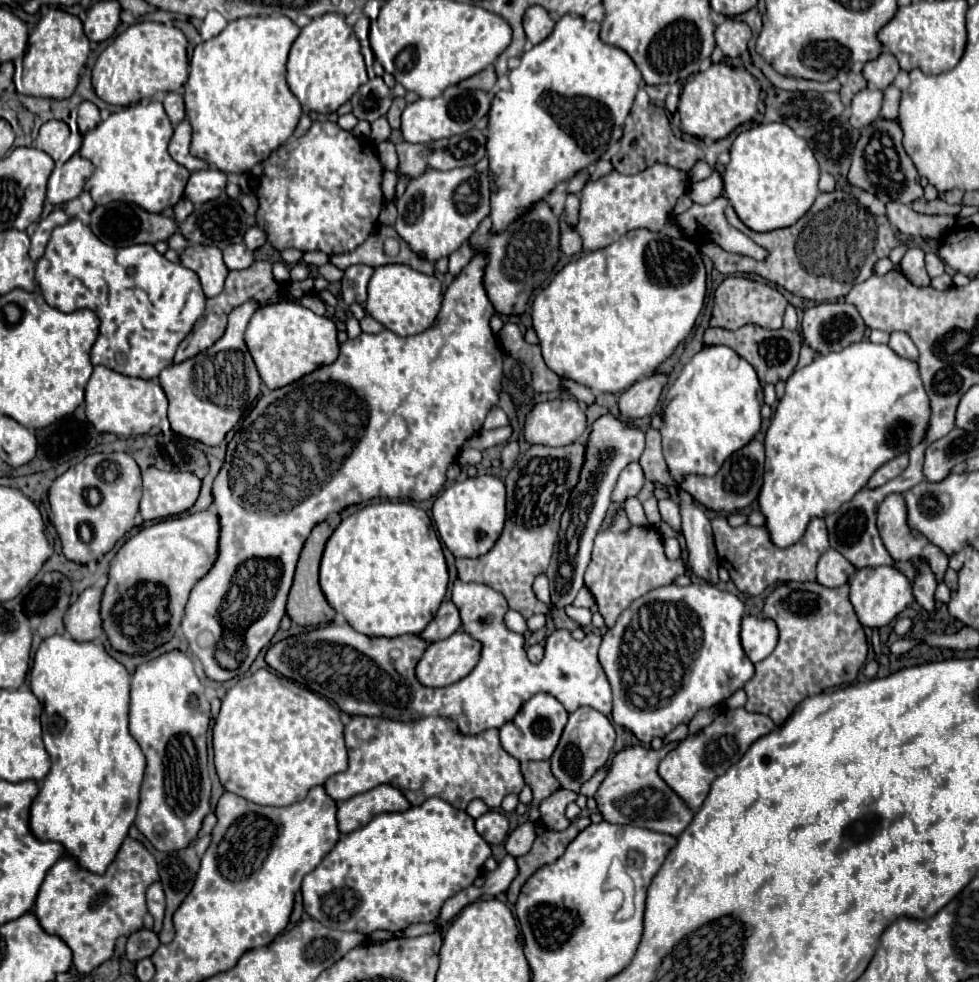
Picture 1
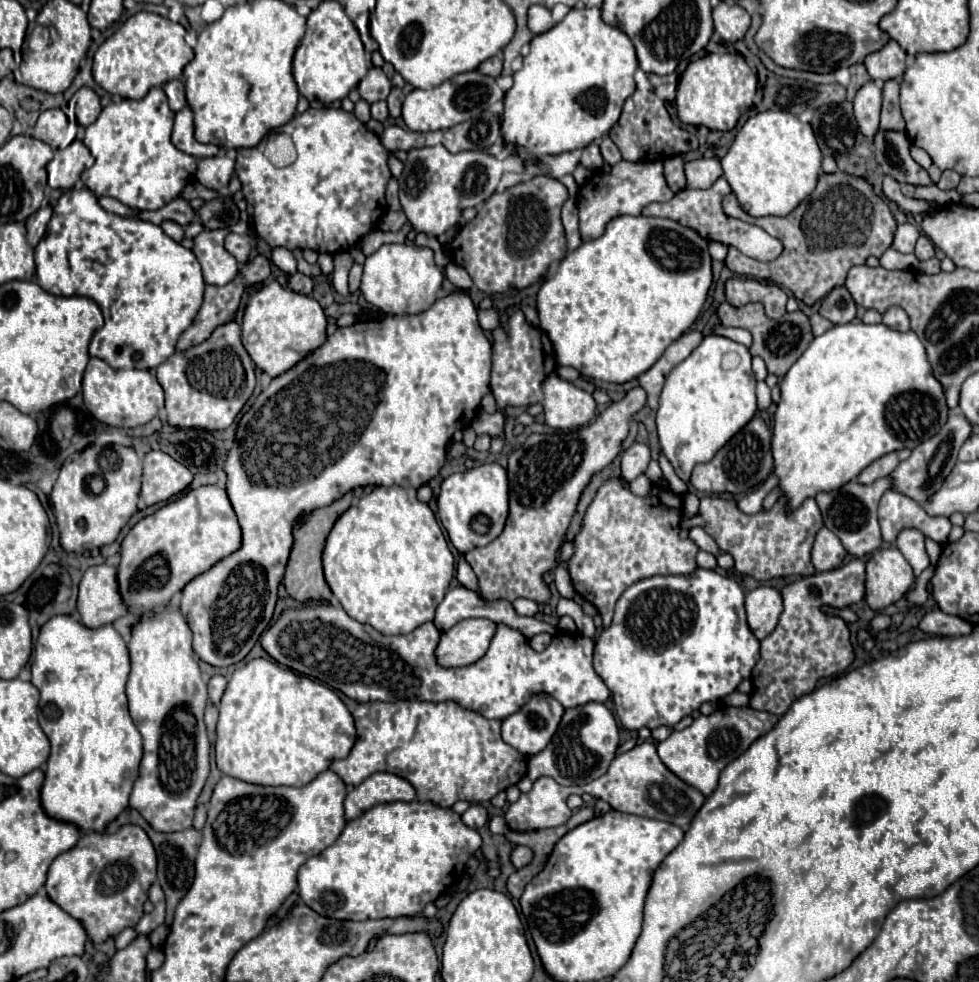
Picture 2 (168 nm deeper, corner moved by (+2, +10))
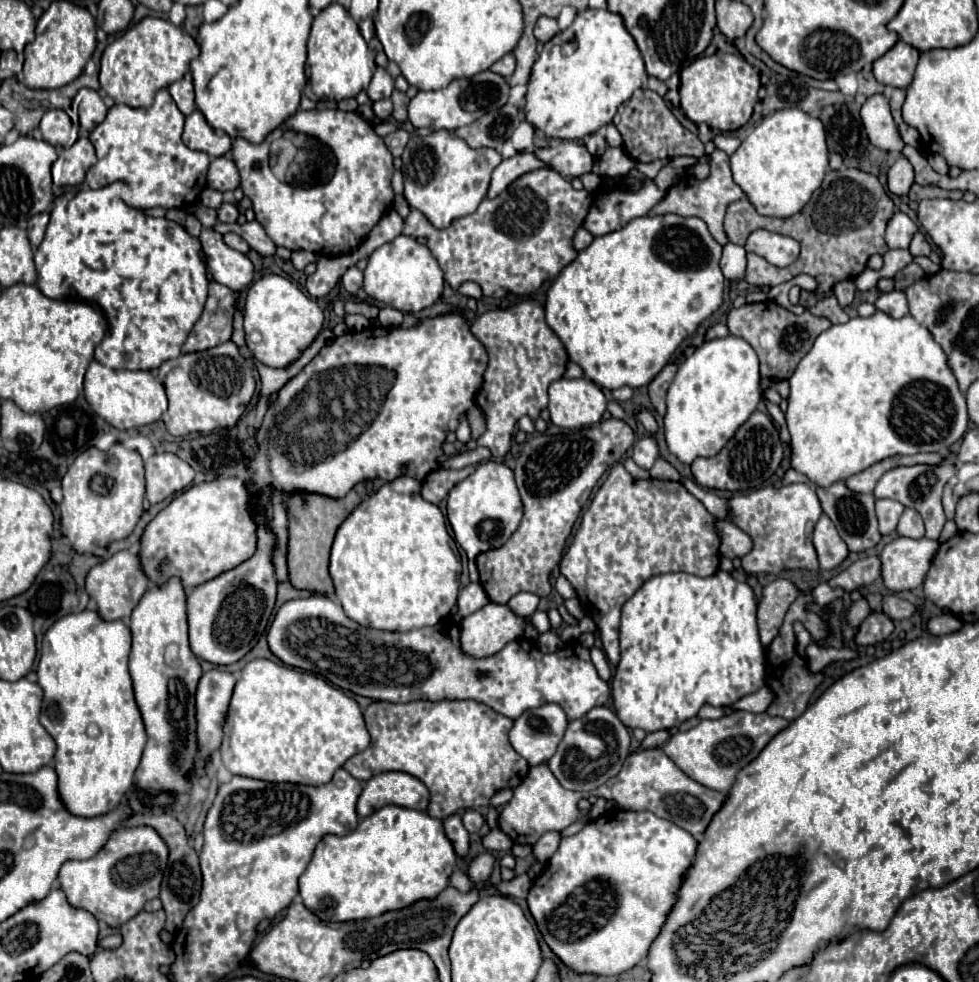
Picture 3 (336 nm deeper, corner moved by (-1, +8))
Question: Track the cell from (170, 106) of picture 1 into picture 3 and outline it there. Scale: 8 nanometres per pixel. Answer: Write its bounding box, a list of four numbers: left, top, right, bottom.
[169,74,195,116]

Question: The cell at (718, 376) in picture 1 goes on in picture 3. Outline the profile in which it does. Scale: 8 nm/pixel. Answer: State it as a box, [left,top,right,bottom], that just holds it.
[665,336,761,464]

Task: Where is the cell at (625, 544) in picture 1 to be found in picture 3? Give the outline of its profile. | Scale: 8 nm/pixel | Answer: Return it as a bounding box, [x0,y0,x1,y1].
[561,464,719,664]

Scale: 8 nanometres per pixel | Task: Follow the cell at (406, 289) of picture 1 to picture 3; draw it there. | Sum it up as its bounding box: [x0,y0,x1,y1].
[363,236,443,314]

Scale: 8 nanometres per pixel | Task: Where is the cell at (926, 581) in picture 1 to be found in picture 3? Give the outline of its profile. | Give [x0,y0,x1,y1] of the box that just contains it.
[897,508,925,540]

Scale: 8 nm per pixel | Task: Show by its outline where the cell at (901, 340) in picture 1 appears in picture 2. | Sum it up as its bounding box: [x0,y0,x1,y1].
[882,308,910,332]

